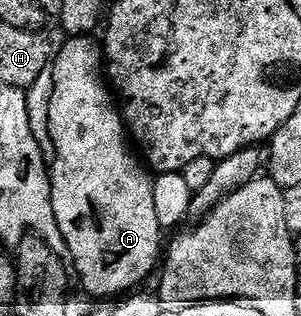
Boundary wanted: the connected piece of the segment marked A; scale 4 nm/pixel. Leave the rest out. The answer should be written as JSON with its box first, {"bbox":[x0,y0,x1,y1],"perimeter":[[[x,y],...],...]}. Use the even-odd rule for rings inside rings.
{"bbox":[49,36,163,297],"perimeter":[[[75,36],[64,41],[66,44],[62,46],[61,53],[58,56],[56,53],[51,64],[53,93],[49,99],[49,129],[53,139],[53,209],[59,230],[69,247],[68,259],[71,264],[73,260],[77,276],[90,292],[90,297],[109,296],[112,292],[125,294],[136,289],[133,287],[140,280],[147,279],[152,272],[154,275],[163,252],[163,229],[159,226],[159,218],[155,218],[153,205],[153,180],[146,165],[129,153],[131,144],[127,139],[125,122],[107,87],[103,75],[103,52],[95,41],[87,36]]]}

